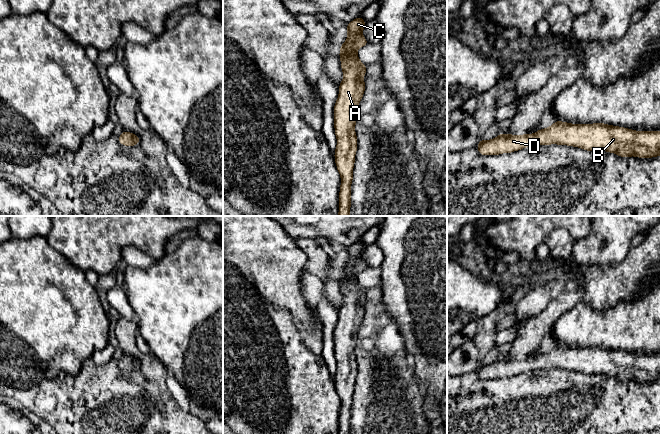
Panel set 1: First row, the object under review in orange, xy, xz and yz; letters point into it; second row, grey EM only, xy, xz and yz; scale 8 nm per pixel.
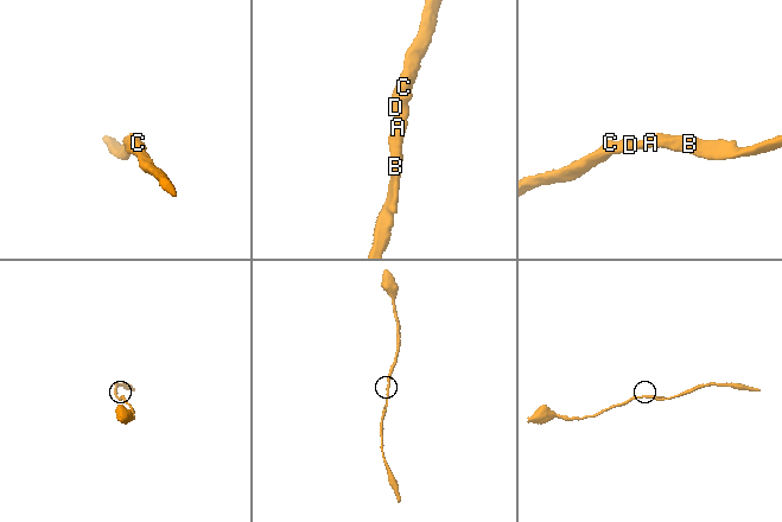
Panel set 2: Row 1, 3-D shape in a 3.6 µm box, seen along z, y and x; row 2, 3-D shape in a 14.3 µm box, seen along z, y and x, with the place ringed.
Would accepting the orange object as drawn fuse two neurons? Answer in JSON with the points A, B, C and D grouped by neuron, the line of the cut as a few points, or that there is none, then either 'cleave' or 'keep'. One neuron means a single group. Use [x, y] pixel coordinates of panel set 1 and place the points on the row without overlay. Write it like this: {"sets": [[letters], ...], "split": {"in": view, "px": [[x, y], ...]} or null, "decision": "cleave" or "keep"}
{"sets": [["A", "B", "C", "D"]], "split": null, "decision": "keep"}

